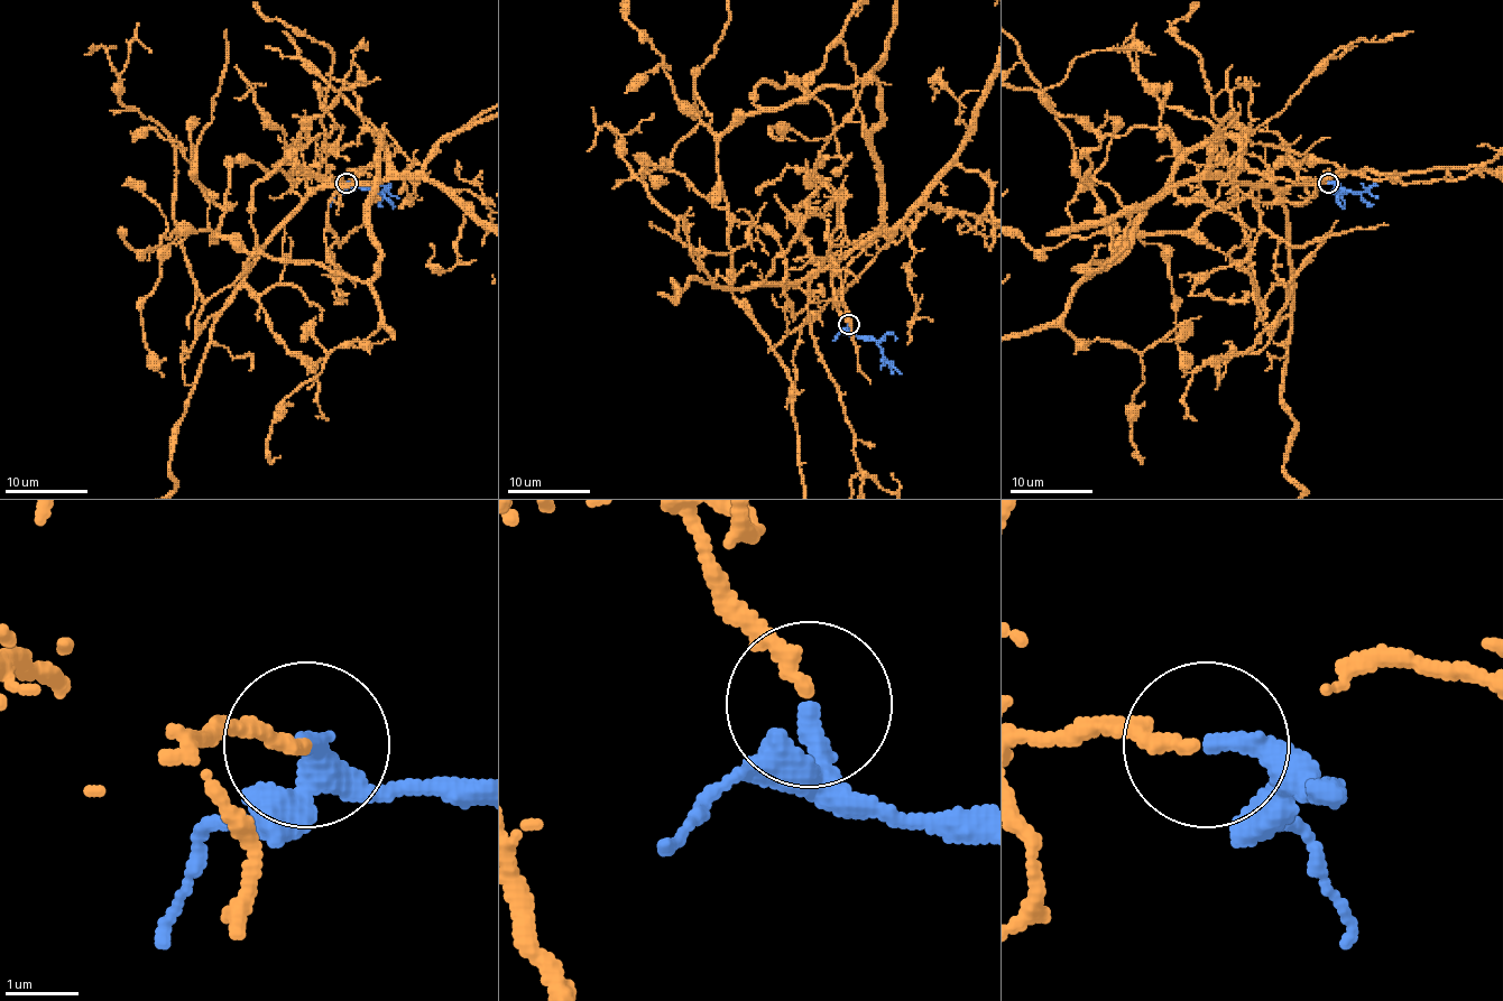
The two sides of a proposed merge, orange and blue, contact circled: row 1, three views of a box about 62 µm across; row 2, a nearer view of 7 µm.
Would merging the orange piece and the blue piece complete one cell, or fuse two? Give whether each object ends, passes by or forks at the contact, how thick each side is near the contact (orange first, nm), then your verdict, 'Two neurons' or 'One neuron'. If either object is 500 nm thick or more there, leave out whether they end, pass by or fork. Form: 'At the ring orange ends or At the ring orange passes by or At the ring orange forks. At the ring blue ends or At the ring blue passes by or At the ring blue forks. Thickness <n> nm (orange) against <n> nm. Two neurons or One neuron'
At the ring orange ends. At the ring blue ends. Thickness 200 nm (orange) against 280 nm. One neuron

